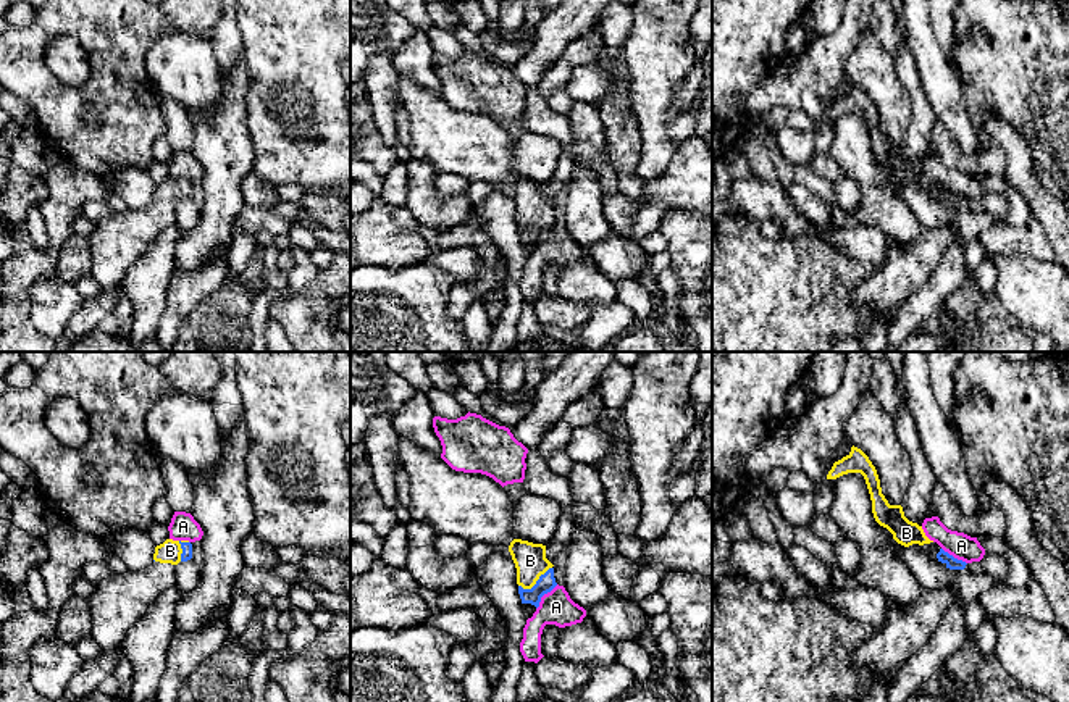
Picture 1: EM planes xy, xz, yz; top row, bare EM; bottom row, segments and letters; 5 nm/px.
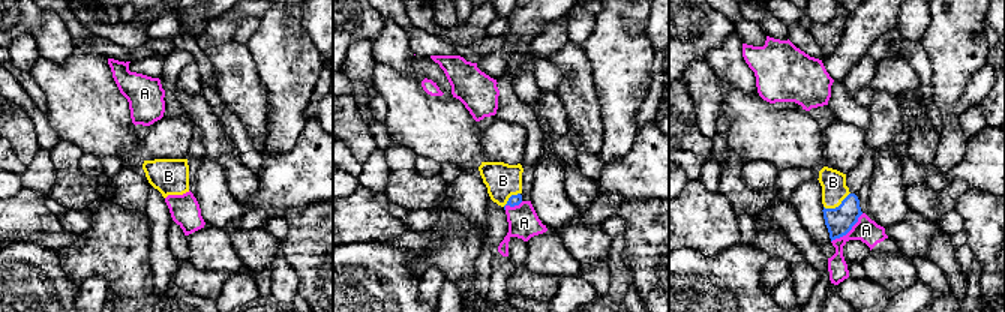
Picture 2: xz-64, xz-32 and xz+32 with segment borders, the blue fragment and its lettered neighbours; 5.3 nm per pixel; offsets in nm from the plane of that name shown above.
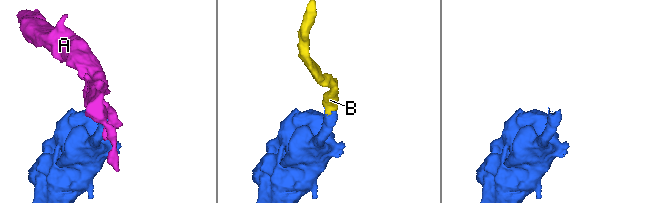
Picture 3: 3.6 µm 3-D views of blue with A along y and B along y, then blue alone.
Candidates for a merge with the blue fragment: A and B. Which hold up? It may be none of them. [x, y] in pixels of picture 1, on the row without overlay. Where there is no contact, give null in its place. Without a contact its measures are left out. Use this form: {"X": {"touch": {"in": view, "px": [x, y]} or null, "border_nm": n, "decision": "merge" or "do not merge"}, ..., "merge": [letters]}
{"A": {"touch": {"in": "xz", "px": [543, 233]}, "border_nm": 170, "decision": "do not merge"}, "B": {"touch": {"in": "xz", "px": [536, 221]}, "border_nm": 190, "decision": "merge"}, "merge": ["B"]}

